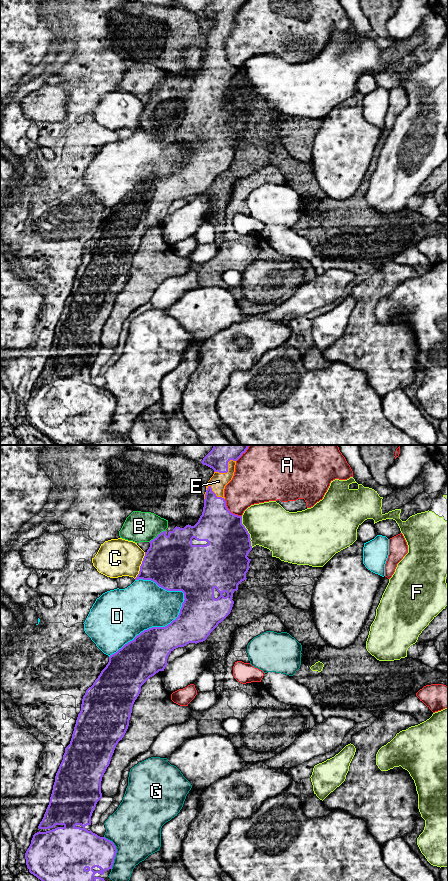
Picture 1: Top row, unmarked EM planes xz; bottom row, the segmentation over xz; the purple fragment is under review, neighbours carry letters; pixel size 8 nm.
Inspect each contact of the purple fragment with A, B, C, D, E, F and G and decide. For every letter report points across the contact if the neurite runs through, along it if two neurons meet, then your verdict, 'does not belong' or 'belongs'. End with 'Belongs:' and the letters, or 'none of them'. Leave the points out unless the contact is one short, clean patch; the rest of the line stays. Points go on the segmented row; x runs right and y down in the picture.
A: does not belong
B: border along xz (165, 530), (161, 531), (149, 542); does not belong
C: border along xz (145, 552), (139, 573), (134, 578); does not belong
D: does not belong
E: belongs
F: does not belong
G: does not belong
Belongs: E

